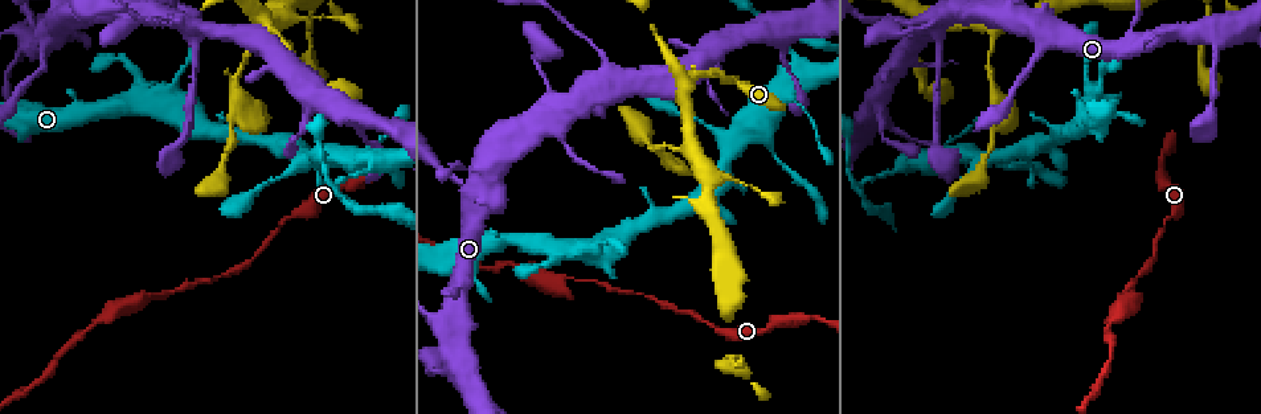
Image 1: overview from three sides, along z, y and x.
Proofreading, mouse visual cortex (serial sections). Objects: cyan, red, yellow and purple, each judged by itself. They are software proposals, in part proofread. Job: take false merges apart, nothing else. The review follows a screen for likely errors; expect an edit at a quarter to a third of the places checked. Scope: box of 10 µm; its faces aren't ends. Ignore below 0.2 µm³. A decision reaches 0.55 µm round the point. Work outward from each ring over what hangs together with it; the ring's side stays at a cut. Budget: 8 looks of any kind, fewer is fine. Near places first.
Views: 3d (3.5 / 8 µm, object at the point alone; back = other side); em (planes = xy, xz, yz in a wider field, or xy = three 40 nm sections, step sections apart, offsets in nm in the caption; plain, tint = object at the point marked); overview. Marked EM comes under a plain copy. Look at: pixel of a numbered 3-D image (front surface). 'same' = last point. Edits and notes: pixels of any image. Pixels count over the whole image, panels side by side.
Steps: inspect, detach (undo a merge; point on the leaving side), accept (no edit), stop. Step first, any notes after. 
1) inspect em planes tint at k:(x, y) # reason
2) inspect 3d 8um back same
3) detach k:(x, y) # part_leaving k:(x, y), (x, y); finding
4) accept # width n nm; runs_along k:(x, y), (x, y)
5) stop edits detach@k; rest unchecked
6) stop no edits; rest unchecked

inspect 3d 3.5um at 1:(992, 31) # thin arm on a thick one

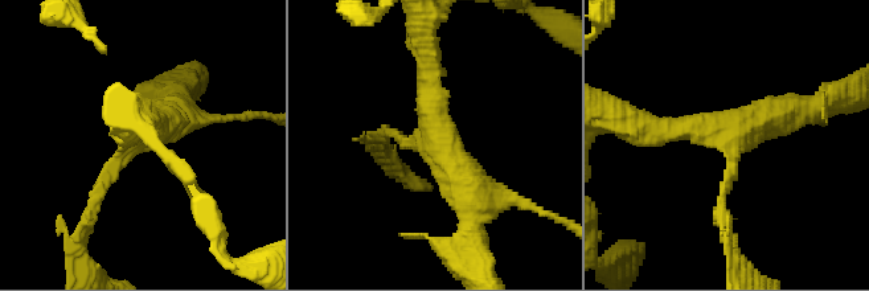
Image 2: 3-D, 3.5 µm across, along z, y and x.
inspect em xy step 3 tint at 2:(732, 134) # arms 3; arm_widths 150, 300, 450 nm

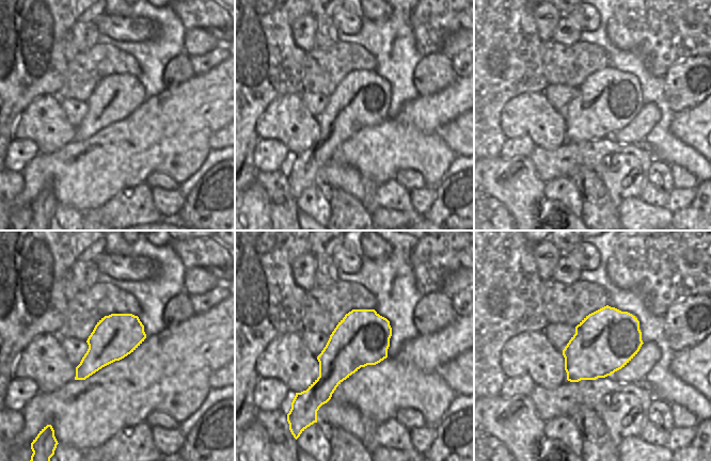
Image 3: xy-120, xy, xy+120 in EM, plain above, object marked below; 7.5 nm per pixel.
inspect em xy step 2 tint same # cut it another way

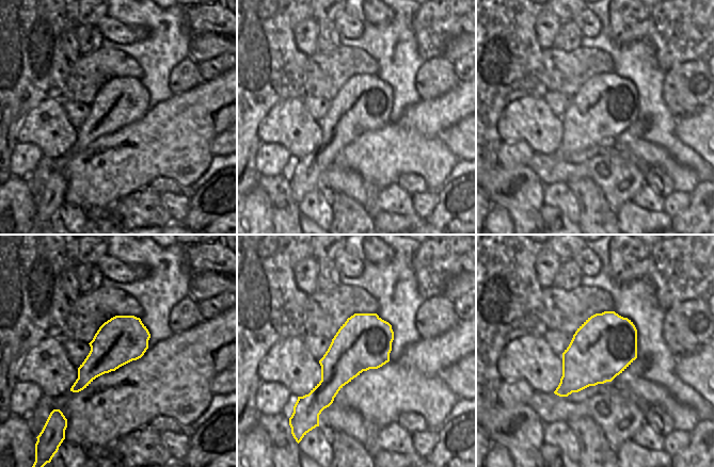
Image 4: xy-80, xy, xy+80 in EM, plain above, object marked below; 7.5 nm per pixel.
detach 2:(94, 201) # part_leaving 2:(114, 163), (77, 240), (85, 271); a second cell is stuck on

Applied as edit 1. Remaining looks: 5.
inspect overview # see it whole again

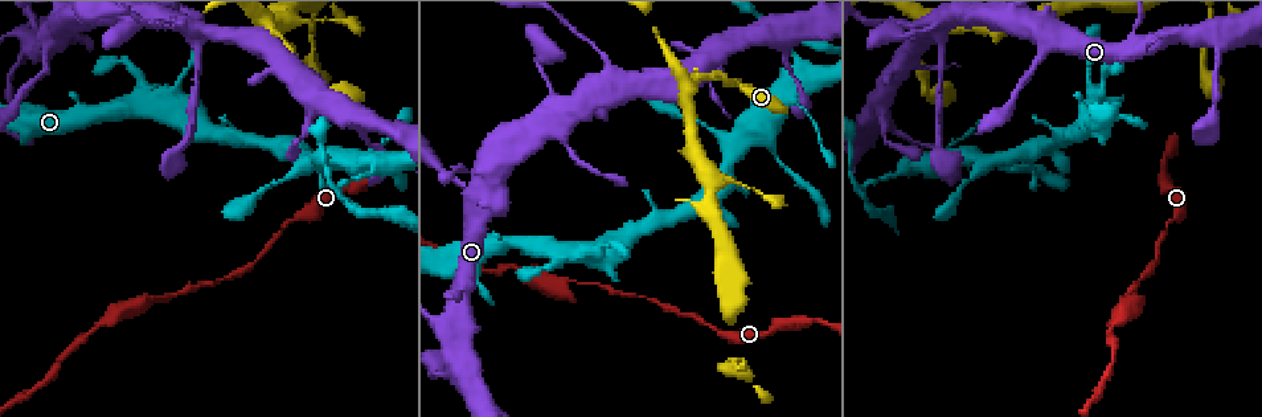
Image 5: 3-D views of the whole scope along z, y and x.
inspect 3d 3.5um at 5:(935, 32) # three arms meet

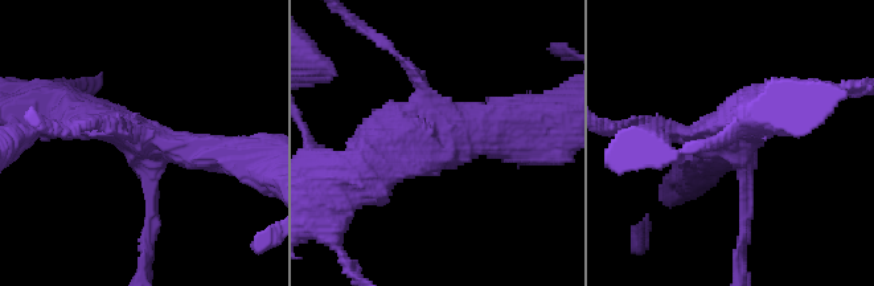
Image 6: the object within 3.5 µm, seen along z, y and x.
inspect em xy step 2 tint at 6:(736, 142) # need the tissue

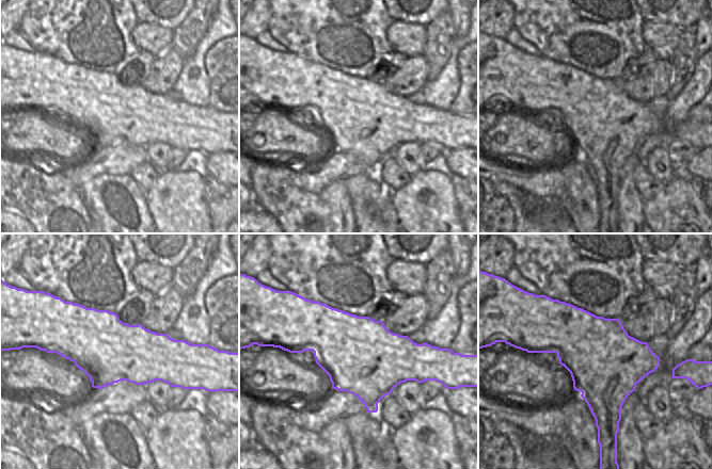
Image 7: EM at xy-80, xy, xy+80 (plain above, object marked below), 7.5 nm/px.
inspect em xy step 1 tint same

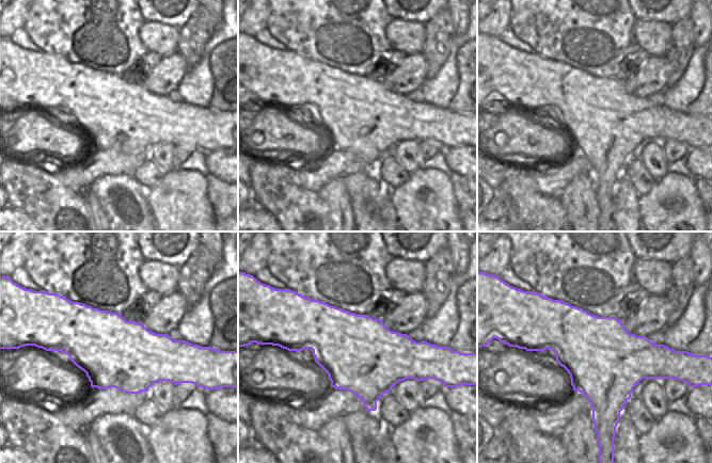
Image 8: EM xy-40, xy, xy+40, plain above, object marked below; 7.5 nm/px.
accept # runs_along 6:(77, 111), (138, 139), (236, 155); all the same cell

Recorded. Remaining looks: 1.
stop edits detach@2; rest unchecked

